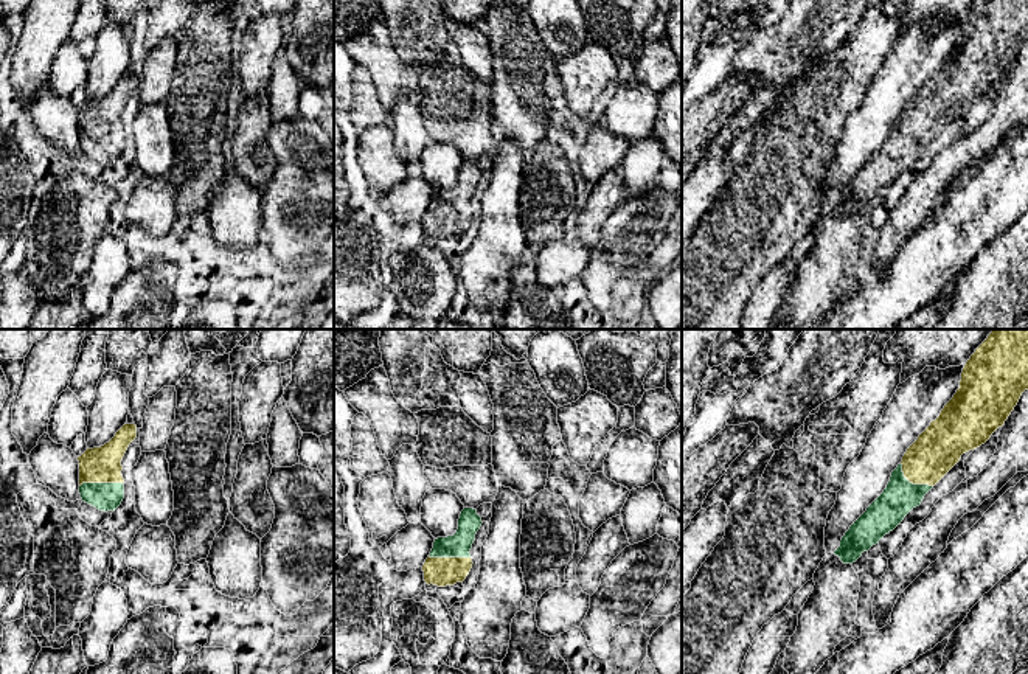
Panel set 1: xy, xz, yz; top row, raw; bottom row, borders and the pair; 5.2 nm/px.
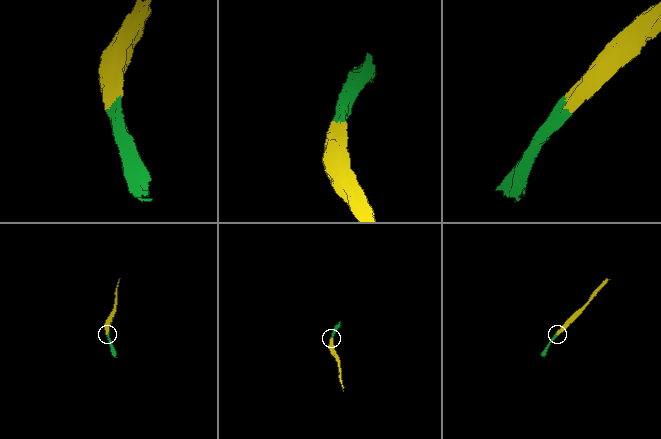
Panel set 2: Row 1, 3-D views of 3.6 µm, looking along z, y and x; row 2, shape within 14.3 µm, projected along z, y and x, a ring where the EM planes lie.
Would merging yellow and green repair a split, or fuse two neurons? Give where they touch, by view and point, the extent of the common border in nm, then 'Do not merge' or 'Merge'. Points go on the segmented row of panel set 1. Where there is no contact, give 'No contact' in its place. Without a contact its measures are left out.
Touches yellow at xy (100, 482). Shared border 220 nm. Merge

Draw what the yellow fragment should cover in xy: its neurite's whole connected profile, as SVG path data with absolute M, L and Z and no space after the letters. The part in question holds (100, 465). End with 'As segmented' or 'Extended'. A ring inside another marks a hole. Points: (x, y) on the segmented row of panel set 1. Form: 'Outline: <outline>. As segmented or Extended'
Outline: M124 424L109 443L101 447L87 447L78 457L82 502L106 512L115 511L121 505L124 499L121 460L135 438L137 426Z. Extended

